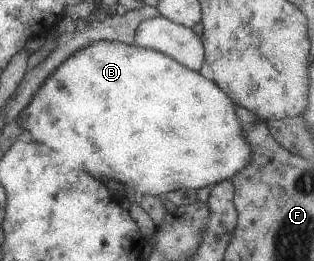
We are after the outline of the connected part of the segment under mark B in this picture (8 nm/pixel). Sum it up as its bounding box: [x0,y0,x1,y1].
[18,41,251,195]

